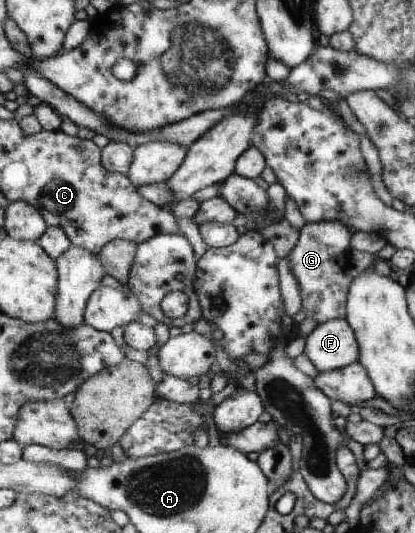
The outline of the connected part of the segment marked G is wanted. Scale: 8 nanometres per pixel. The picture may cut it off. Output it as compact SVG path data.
M338 218L335 221L307 223L300 230L298 242L288 255L291 272L298 278L303 312L318 324L331 319L346 318L351 278L343 276L341 264L333 264L333 256L339 256L347 250L352 234Z

